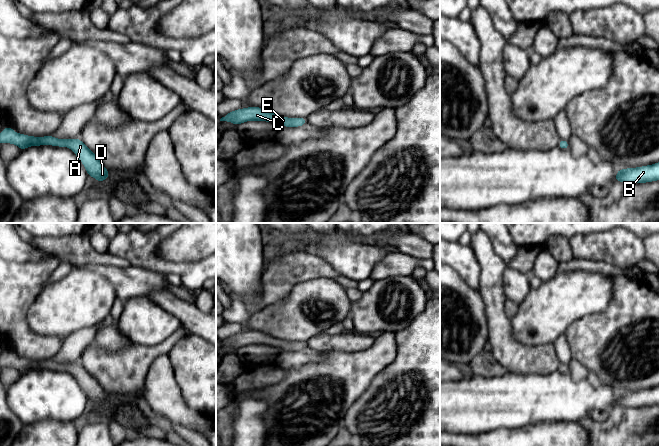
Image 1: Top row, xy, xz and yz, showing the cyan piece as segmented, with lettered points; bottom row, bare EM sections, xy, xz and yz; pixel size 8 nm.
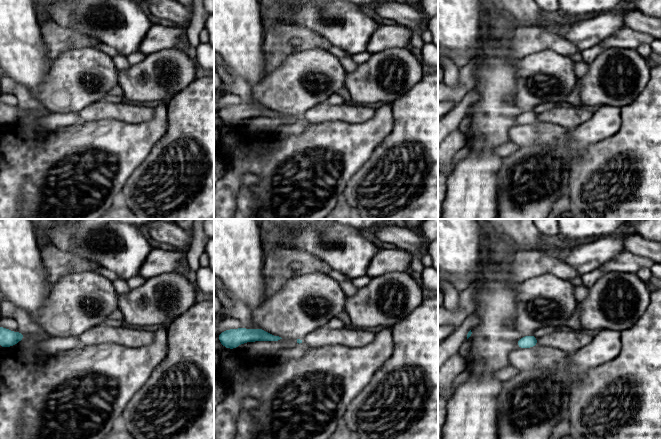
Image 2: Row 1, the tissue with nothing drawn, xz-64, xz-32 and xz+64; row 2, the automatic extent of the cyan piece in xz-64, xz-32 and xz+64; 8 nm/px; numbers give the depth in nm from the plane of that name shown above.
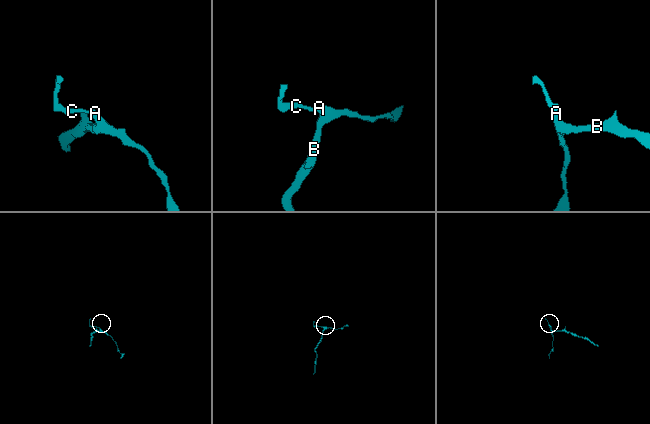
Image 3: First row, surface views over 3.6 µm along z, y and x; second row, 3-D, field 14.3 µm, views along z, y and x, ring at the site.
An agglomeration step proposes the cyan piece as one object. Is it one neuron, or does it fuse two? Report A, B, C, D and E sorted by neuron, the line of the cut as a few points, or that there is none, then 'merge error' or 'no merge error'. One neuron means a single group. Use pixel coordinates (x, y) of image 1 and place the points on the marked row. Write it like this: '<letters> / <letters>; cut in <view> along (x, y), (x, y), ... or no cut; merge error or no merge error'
A B C D E; no cut; no merge error

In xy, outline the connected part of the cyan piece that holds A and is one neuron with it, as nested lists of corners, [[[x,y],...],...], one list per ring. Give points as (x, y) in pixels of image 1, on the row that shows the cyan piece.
[[[6,126],[0,133],[0,144],[10,143],[24,150],[30,146],[51,145],[70,148],[82,162],[88,176],[95,178],[98,182],[106,180],[110,173],[104,167],[99,158],[81,141],[81,139],[58,139],[53,136],[35,137],[15,132]]]

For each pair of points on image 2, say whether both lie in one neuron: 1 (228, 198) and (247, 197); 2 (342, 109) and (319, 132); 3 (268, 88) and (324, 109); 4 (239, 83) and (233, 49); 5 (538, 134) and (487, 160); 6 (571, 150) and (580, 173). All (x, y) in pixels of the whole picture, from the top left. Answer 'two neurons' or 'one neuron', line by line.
1: two neurons
2: two neurons
3: two neurons
4: two neurons
5: two neurons
6: two neurons

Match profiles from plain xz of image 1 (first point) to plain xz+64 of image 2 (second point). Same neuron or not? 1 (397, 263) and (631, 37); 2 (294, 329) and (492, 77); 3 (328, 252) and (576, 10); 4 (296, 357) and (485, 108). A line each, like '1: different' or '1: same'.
1: same
2: different
3: different
4: different

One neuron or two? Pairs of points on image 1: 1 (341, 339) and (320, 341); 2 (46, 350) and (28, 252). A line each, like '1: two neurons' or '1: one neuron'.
1: one neuron
2: two neurons

